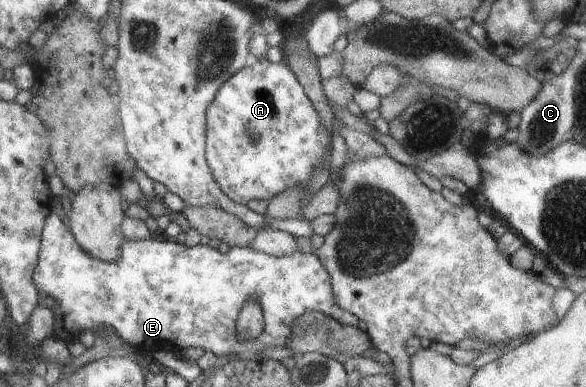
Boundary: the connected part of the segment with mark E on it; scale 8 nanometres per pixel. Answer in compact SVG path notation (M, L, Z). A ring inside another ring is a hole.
M53 211L45 217L40 237L41 248L37 254L32 281L39 294L50 296L54 300L51 310L55 324L51 337L70 338L70 341L75 341L81 331L90 330L94 334L96 327L103 324L136 352L148 354L154 350L167 349L179 354L181 349L203 348L215 354L215 357L231 354L236 363L240 363L254 360L257 352L265 346L283 347L291 324L306 311L331 316L333 320L346 326L360 326L360 321L353 314L338 308L333 302L327 270L313 253L301 254L296 251L273 257L245 247L231 247L228 252L221 254L219 250L207 245L187 247L170 239L156 240L147 237L131 240L122 237L117 256L111 262L103 262L89 256L77 246L69 228ZM249 296L253 296L261 307L263 330L253 340L237 341L237 316Z

